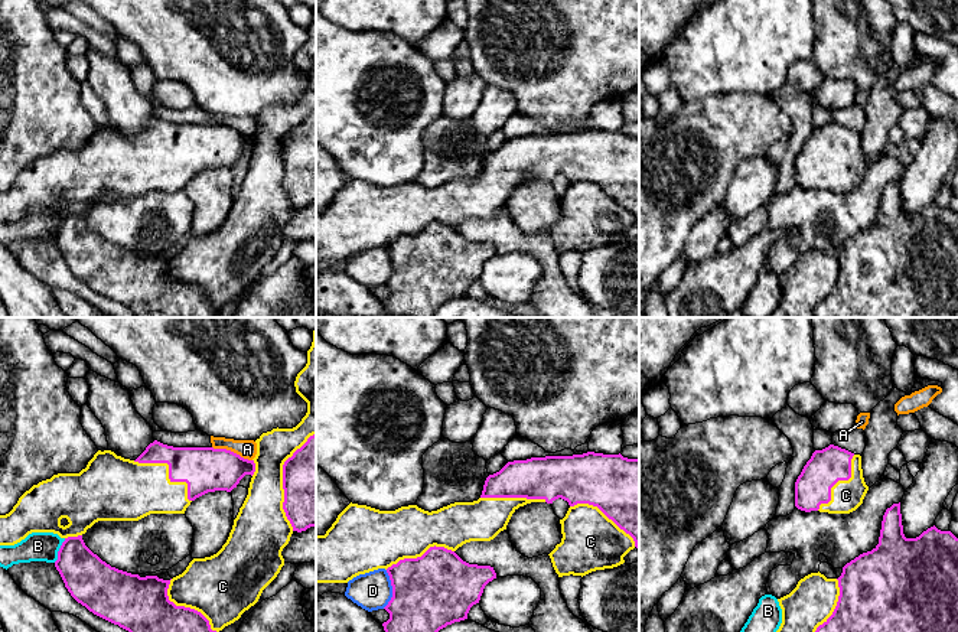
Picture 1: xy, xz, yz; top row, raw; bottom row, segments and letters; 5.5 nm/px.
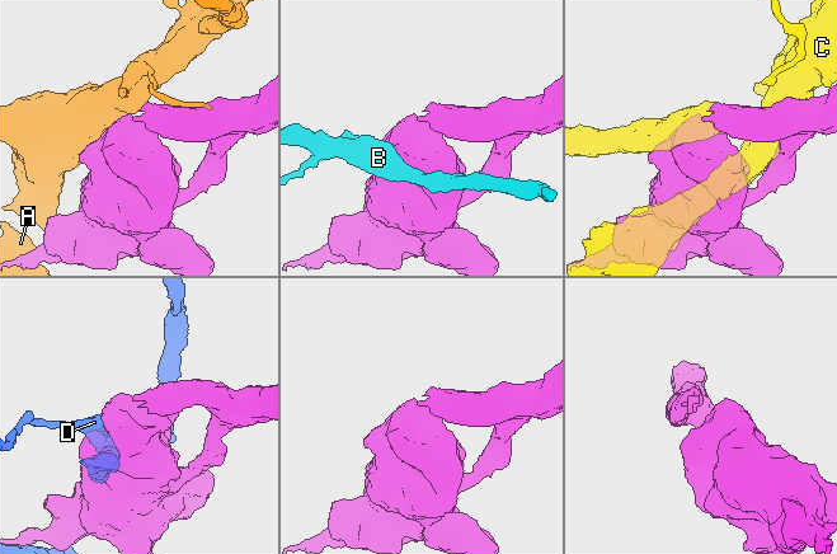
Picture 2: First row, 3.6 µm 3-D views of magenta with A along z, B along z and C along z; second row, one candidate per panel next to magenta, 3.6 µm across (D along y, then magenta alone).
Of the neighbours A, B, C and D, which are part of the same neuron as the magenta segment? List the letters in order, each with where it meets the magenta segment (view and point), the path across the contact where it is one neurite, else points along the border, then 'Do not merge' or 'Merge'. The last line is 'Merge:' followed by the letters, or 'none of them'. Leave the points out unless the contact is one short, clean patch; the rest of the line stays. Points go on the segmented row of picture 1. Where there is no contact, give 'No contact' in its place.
A: Touches magenta at xy (233, 452). Do not merge
B: Touches magenta at xy (59, 550). Do not merge
C: Touches magenta at xy (283, 481). Merge
D: Touches magenta at xz (393, 589). Do not merge
Merge: C

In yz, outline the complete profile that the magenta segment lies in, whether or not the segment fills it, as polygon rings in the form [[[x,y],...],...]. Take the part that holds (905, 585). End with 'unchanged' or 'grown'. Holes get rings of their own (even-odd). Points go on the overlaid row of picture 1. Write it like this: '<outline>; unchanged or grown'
[[[900,502],[893,504],[883,515],[879,544],[871,551],[847,563],[838,579],[827,579],[819,571],[805,576],[789,594],[778,599],[778,602],[782,609],[782,623],[776,632],[958,632],[958,538],[951,531],[941,531],[935,525],[916,538],[906,538]]]; grown

